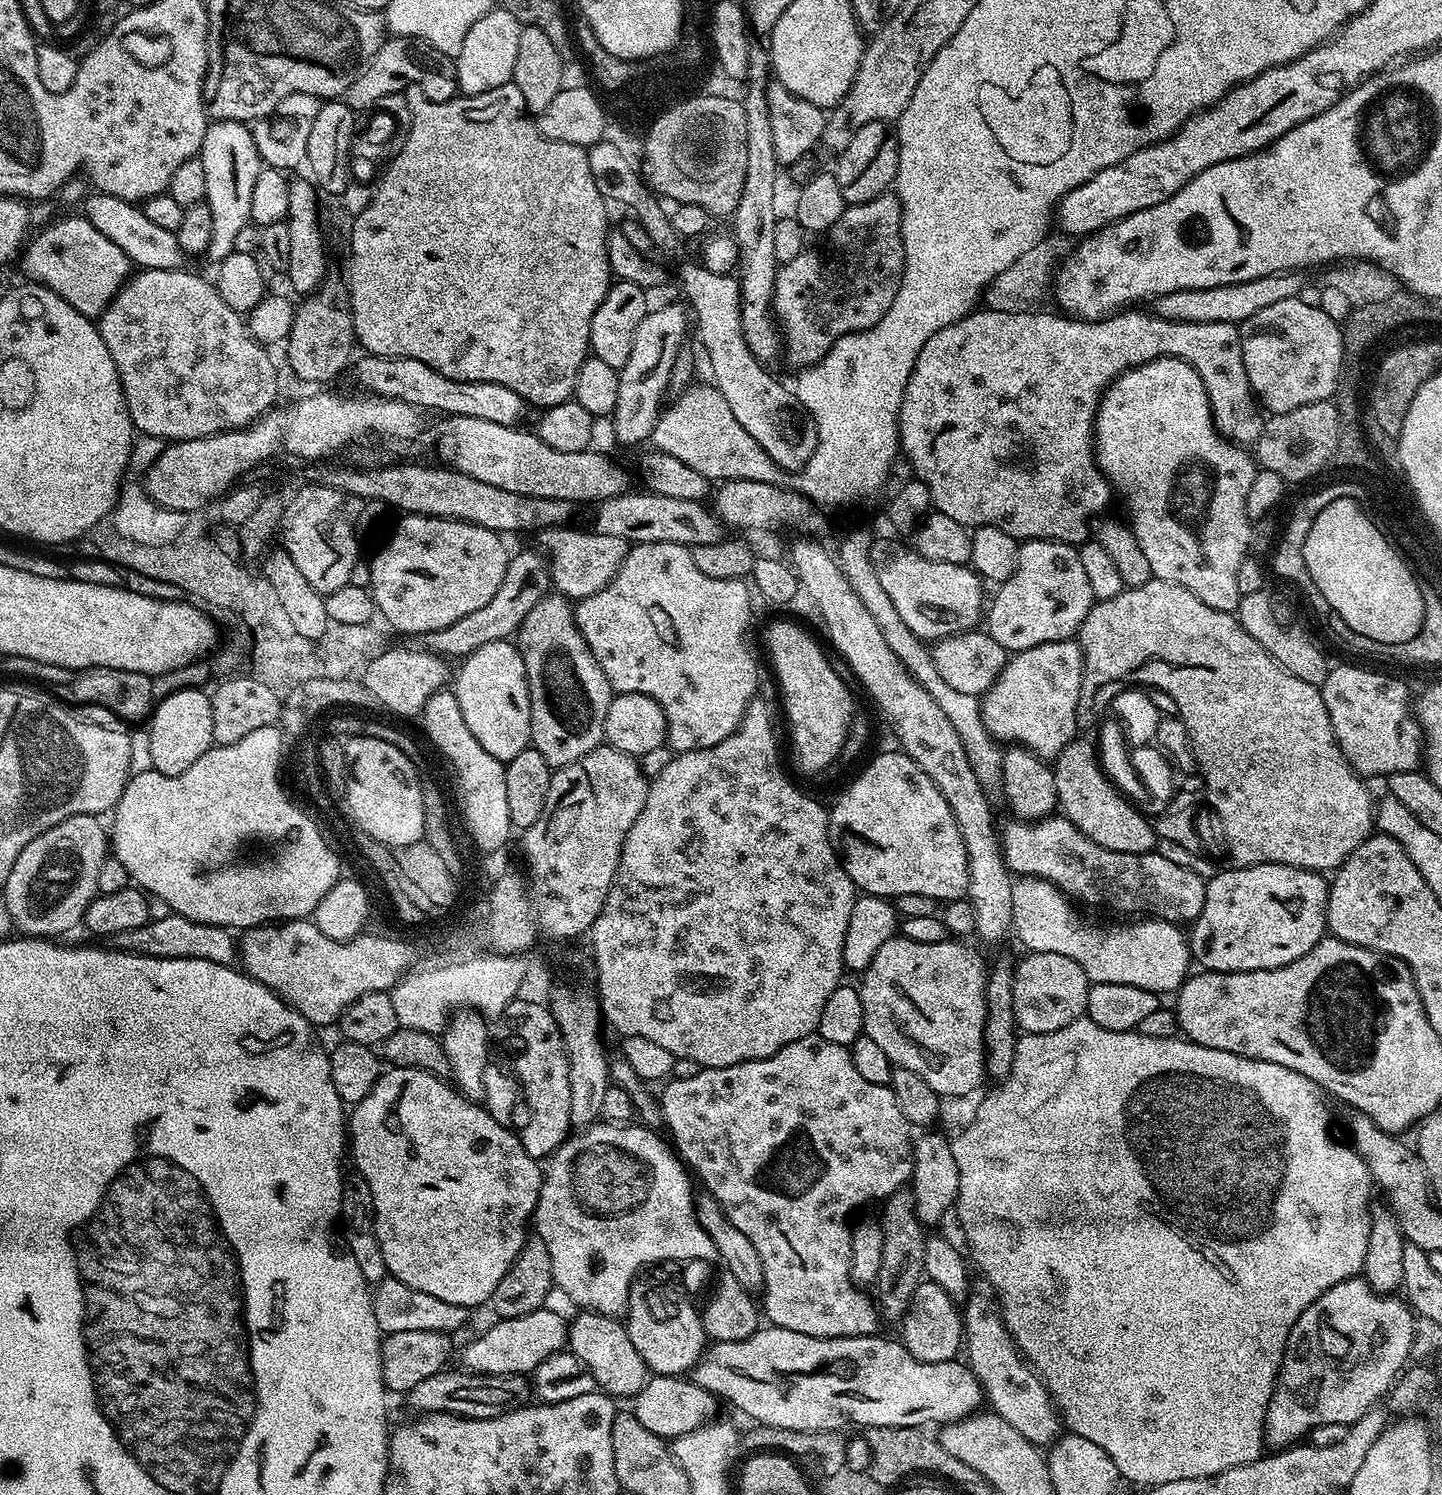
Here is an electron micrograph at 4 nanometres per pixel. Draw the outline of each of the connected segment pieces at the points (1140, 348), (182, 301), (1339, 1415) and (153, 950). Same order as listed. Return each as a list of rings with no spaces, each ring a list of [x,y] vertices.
[[[973,310],[950,326],[938,330],[922,346],[918,358],[914,362],[914,370],[908,379],[908,385],[900,407],[900,450],[903,459],[912,463],[915,479],[920,480],[930,490],[931,507],[937,512],[946,514],[946,518],[954,518],[954,522],[963,524],[969,530],[982,526],[998,526],[998,530],[1006,530],[1017,542],[1026,540],[1057,540],[1063,544],[1079,546],[1089,539],[1090,525],[1101,515],[1100,511],[1114,496],[1114,489],[1104,477],[1100,467],[1096,465],[1094,451],[1094,429],[1096,426],[1096,408],[1100,404],[1105,388],[1129,368],[1148,364],[1159,356],[1173,356],[1185,360],[1194,366],[1194,370],[1202,378],[1206,386],[1208,401],[1212,407],[1212,417],[1216,420],[1216,428],[1234,444],[1241,446],[1255,445],[1264,429],[1265,417],[1260,416],[1261,409],[1250,386],[1250,378],[1246,378],[1246,366],[1242,358],[1242,342],[1240,329],[1235,324],[1226,322],[1174,322],[1161,316],[1140,310],[1120,310],[1103,320],[1078,320],[1067,314],[1055,316],[1052,312],[994,312],[991,310]]]
[[[145,268],[137,271],[98,318],[102,342],[106,342],[106,350],[110,350],[110,358],[114,358],[114,366],[118,370],[118,378],[124,391],[133,429],[146,436],[158,436],[165,442],[206,438],[219,432],[233,432],[236,428],[246,428],[250,424],[255,424],[277,403],[275,402],[276,391],[280,388],[279,382],[276,381],[276,364],[272,361],[271,354],[268,353],[271,351],[252,337],[245,317],[241,313],[230,310],[230,306],[222,302],[222,294],[218,294],[216,285],[211,279],[203,280],[202,277],[195,276],[192,272],[184,271],[180,268],[170,270]]]
[[[1362,1278],[1343,1280],[1338,1286],[1330,1286],[1330,1290],[1318,1297],[1300,1315],[1298,1322],[1294,1322],[1264,1419],[1266,1440],[1273,1449],[1283,1450],[1303,1441],[1318,1426],[1350,1426],[1391,1393],[1393,1384],[1409,1363],[1417,1319],[1407,1303],[1396,1298],[1376,1292]]]
[[[171,914],[161,920],[149,919],[142,926],[114,932],[110,937],[111,947],[117,952],[129,952],[150,958],[198,958],[206,962],[235,965],[238,960],[238,940],[229,929],[206,922],[194,922],[185,916]]]

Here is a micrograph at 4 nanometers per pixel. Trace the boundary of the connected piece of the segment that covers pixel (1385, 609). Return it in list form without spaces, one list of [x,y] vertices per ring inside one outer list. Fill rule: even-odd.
[[[1338,506],[1330,517],[1331,523],[1340,524],[1340,536],[1328,533],[1329,523],[1318,523],[1312,531],[1309,543],[1310,566],[1313,567],[1315,579],[1324,588],[1324,596],[1340,608],[1344,620],[1364,632],[1364,636],[1376,636],[1376,640],[1411,640],[1420,621],[1420,596],[1416,596],[1416,584],[1412,584],[1413,575],[1403,555],[1394,547],[1392,540],[1380,530],[1376,520],[1369,514],[1358,515],[1352,506]]]

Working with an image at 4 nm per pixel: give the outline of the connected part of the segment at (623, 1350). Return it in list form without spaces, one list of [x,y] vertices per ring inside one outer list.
[[[580,1310],[575,1314],[577,1316],[568,1324],[567,1347],[586,1366],[586,1370],[590,1370],[595,1387],[613,1398],[635,1397],[644,1389],[650,1373],[642,1354],[634,1350],[627,1327],[617,1317],[603,1316],[601,1312]]]

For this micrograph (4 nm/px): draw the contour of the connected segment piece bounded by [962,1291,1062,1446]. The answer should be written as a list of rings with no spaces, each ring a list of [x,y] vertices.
[[[973,1291],[962,1308],[966,1356],[968,1352],[966,1363],[978,1378],[991,1411],[1010,1422],[1010,1426],[1014,1426],[1014,1430],[1018,1430],[1018,1434],[1031,1444],[1051,1445],[1062,1432],[1060,1414],[1035,1368],[1020,1355],[1020,1349],[1013,1342],[1000,1315],[999,1303],[987,1291],[984,1292]]]

